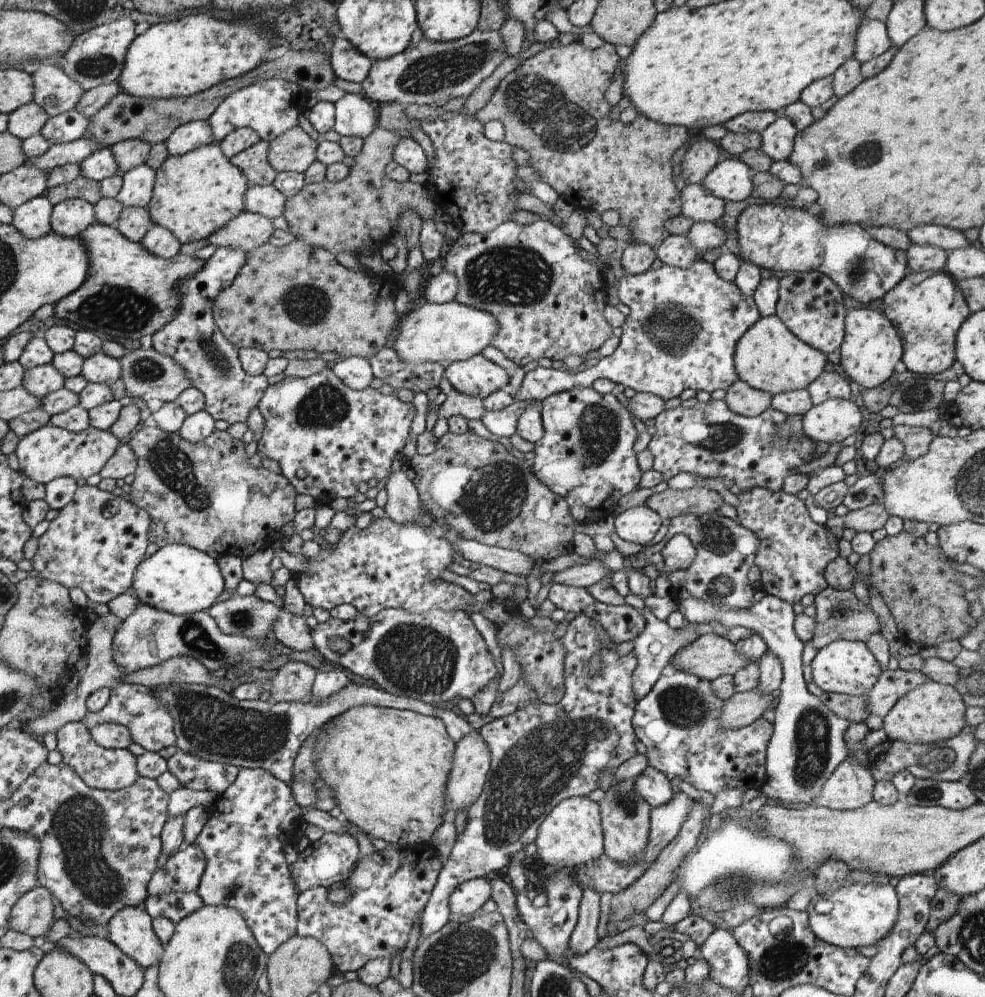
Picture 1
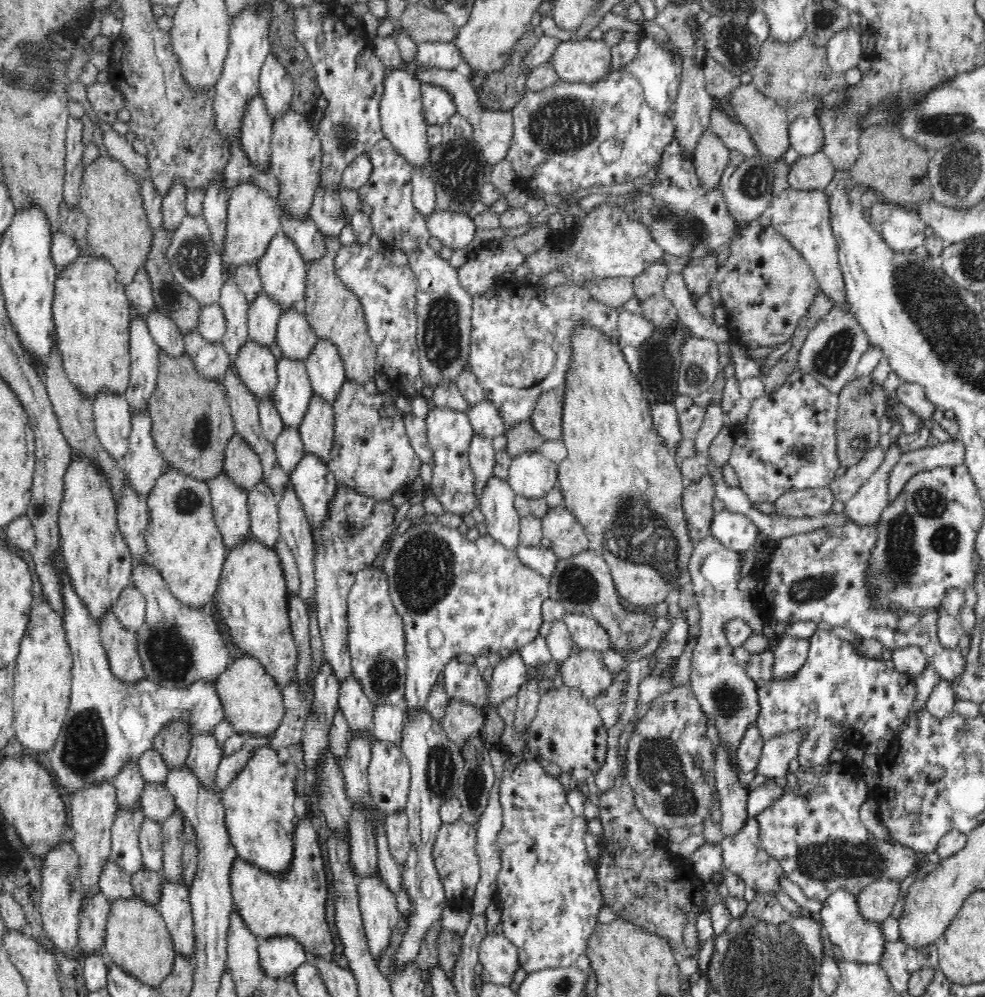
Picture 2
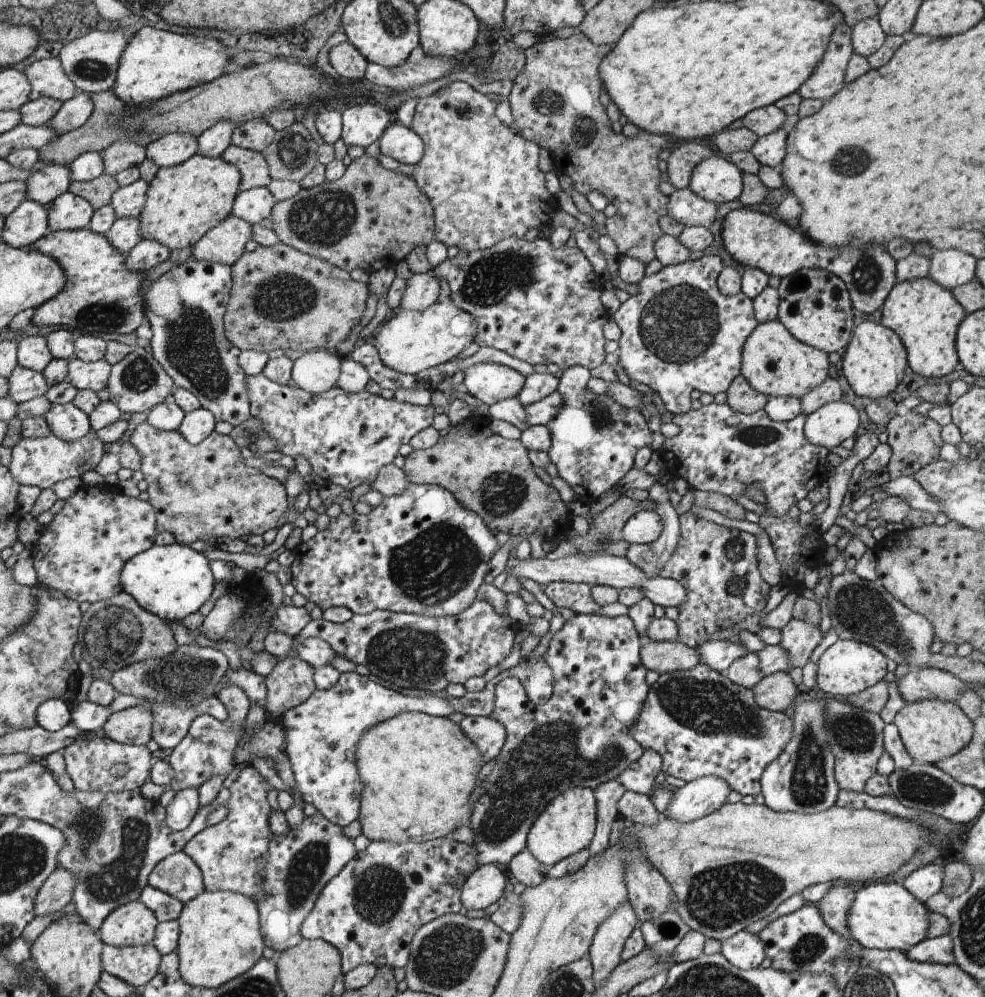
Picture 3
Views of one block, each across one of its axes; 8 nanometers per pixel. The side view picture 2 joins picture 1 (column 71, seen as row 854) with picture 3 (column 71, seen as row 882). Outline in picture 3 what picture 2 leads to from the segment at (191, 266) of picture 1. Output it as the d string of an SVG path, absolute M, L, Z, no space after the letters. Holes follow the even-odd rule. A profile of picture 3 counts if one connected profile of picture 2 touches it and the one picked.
M90 229L49 232L30 247L57 260L64 268L66 287L58 295L35 308L32 322L39 327L64 324L84 332L130 334L149 315L140 298L141 280L146 273L130 272L126 256L118 252L105 235Z

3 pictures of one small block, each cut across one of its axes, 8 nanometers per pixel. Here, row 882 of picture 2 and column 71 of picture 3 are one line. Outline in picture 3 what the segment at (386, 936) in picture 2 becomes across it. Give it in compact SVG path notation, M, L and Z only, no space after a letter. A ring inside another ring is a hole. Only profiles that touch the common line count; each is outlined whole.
M76 357L70 358L67 364L66 380L79 391L89 390L97 393L107 387L111 368L112 365L105 358L91 363Z

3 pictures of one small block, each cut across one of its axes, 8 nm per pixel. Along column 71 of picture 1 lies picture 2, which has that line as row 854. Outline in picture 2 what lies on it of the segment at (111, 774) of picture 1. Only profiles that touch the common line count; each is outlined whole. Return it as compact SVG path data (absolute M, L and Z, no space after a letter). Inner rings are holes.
M755 818L747 819L746 824L737 832L736 836L726 836L721 841L723 866L730 872L740 876L745 886L750 886L756 892L777 894L779 892L779 878L784 875L781 866L773 860L764 849L758 837L757 821Z

